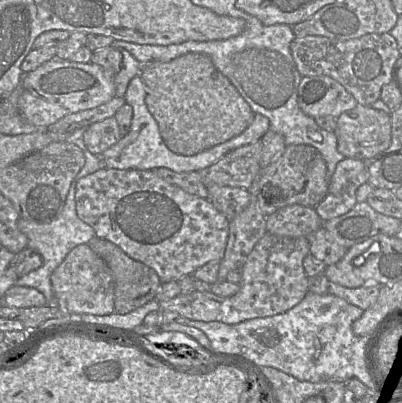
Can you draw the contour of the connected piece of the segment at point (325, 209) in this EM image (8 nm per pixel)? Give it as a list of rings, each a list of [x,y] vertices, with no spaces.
[[[344,158],[329,180],[328,192],[315,207],[325,222],[346,214],[356,204],[357,189],[368,182],[368,171],[363,160]]]

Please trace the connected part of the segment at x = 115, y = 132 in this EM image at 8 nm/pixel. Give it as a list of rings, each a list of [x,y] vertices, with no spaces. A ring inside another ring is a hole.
[[[114,116],[89,125],[83,134],[86,148],[97,156],[116,144],[121,138],[119,125]]]

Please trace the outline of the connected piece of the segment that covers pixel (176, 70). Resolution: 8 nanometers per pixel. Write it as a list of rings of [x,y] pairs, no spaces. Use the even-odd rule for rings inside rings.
[[[187,53],[168,62],[141,64],[145,104],[158,124],[166,146],[174,153],[192,156],[230,140],[252,122],[254,112],[234,85],[202,53]]]

